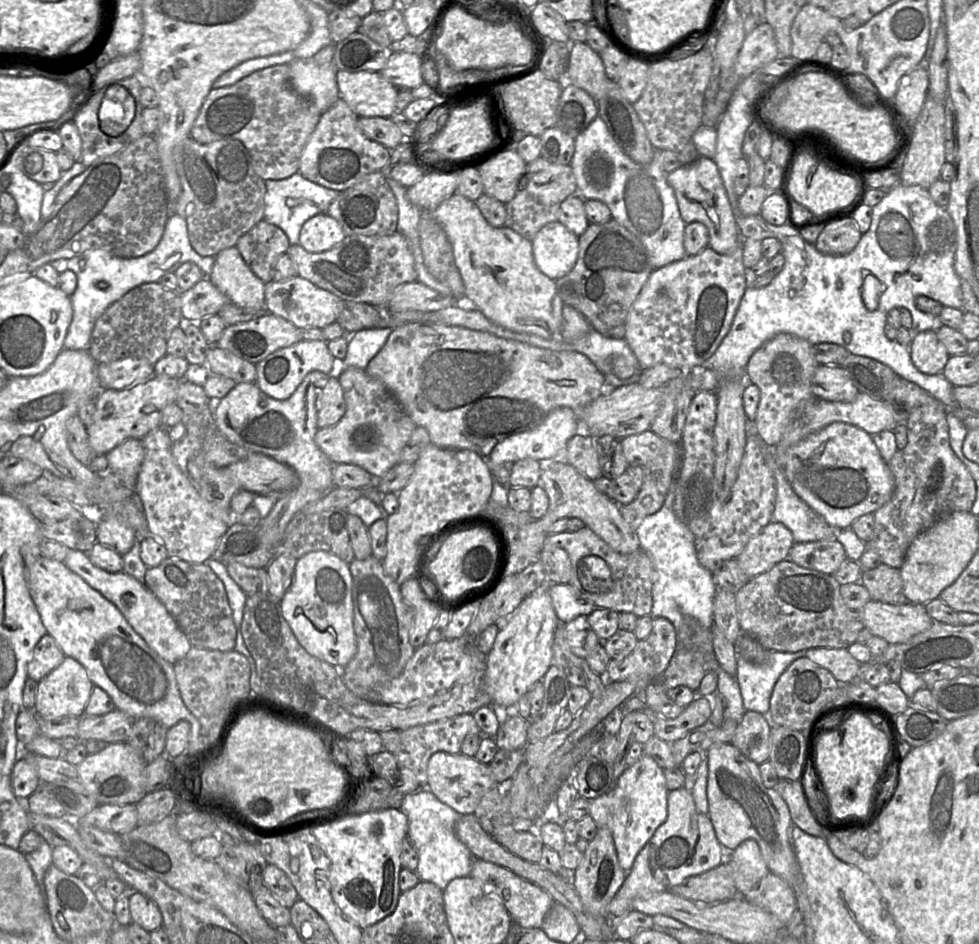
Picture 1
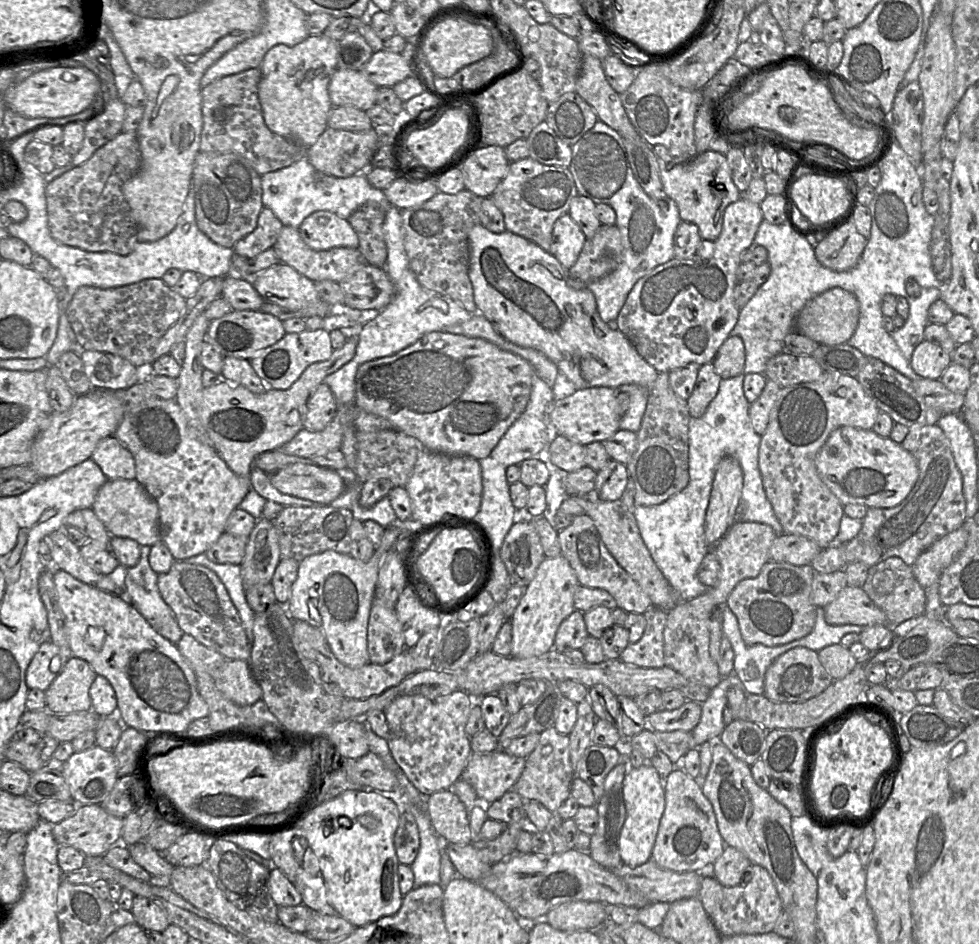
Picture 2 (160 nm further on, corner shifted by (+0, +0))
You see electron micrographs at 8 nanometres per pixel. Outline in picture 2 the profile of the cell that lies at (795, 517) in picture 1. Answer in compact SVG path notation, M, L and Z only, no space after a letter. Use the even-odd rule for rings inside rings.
M745 375L722 379L715 398L706 412L699 418L690 418L689 423L689 483L679 493L665 502L654 506L635 506L634 517L654 562L661 570L669 584L675 590L680 602L690 601L706 593L708 588L699 580L697 571L705 555L712 550L705 539L705 517L713 487L716 467L724 456L736 458L743 471L743 489L741 502L738 506L737 520L759 522L769 525L778 535L784 533L770 501L768 500L759 469L759 448L761 436L756 433L749 416L750 403L744 395L743 382Z

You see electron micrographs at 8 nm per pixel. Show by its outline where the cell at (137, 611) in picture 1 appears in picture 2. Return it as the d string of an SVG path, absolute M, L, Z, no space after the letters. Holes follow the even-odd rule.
M63 530L52 533L47 540L54 568L64 570L90 585L95 585L101 577L106 576L95 571L85 562L80 553L80 547L77 547Z

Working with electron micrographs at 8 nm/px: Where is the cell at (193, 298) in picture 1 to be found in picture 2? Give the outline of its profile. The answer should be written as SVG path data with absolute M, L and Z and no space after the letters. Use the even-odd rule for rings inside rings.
M235 274L225 276L221 296L234 310L260 311L263 298L254 289L251 279L241 278Z

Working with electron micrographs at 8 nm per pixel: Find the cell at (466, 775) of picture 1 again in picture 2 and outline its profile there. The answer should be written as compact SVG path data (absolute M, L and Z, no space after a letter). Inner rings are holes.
M499 749L490 753L472 753L460 778L470 784L480 798L492 803L513 788L525 764L526 758L508 755Z

